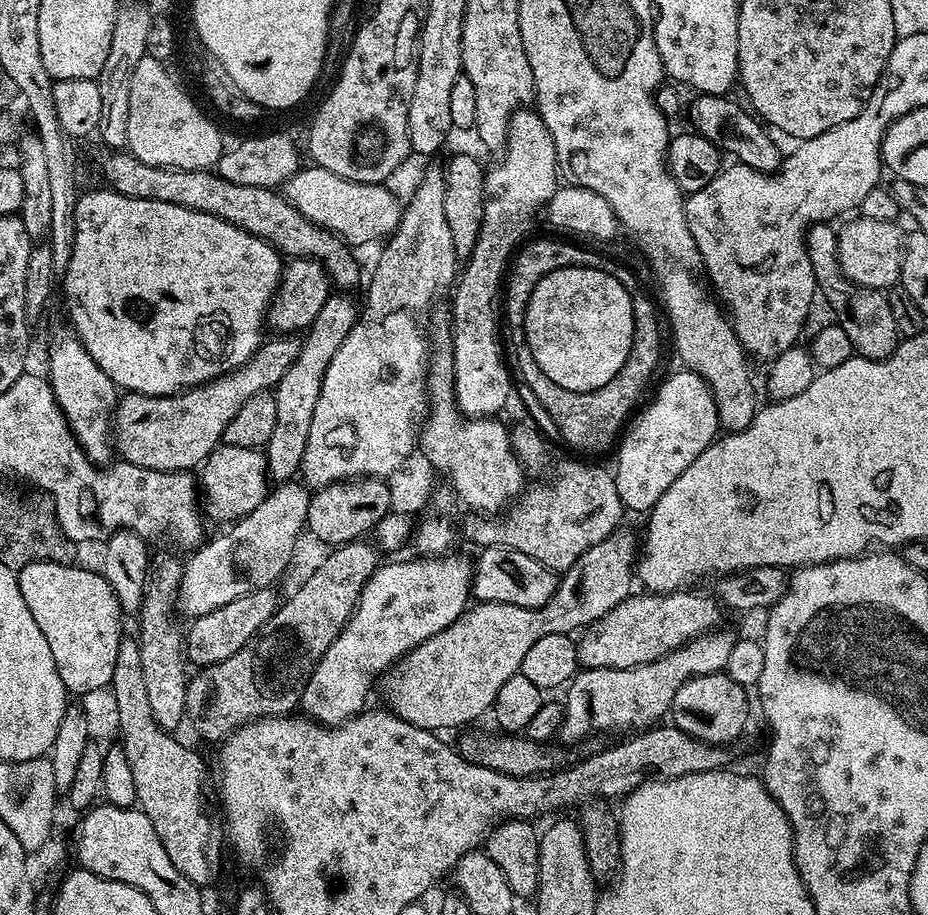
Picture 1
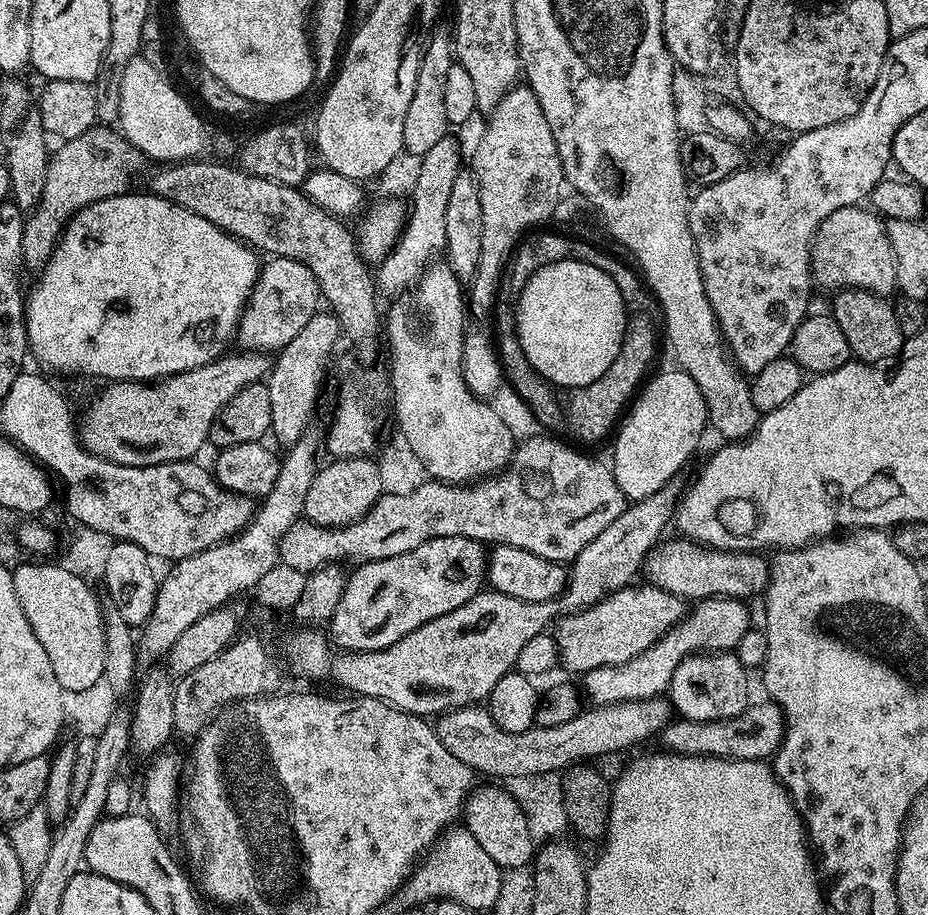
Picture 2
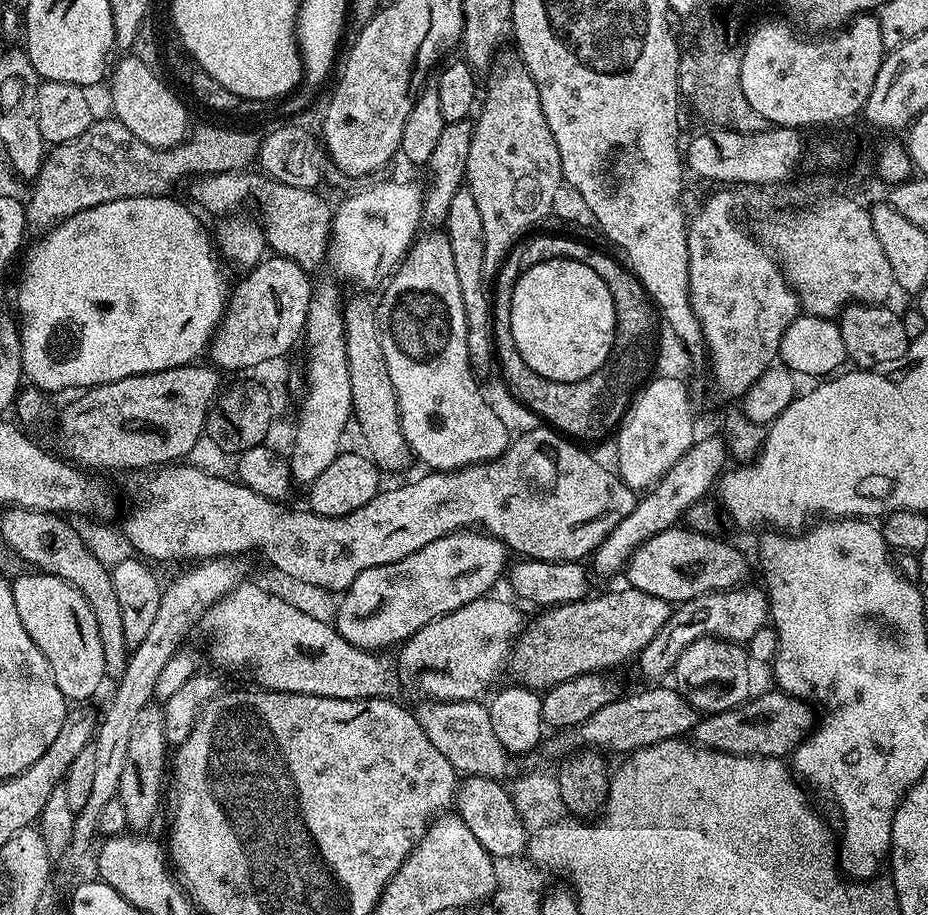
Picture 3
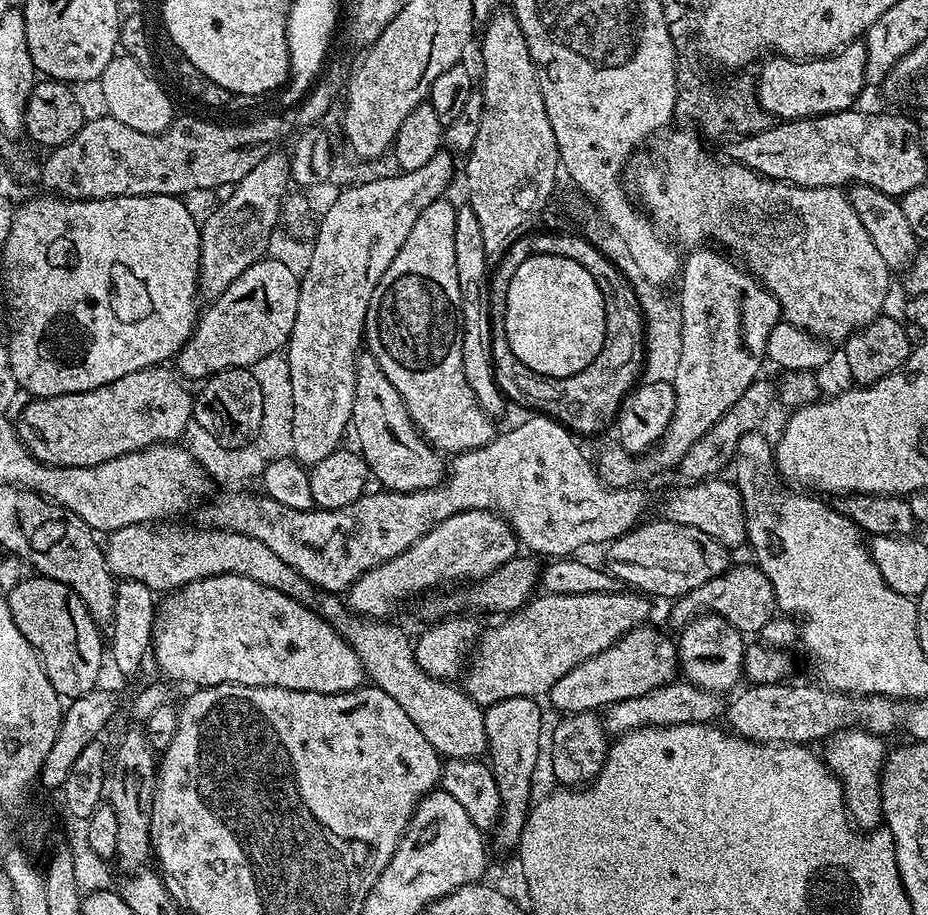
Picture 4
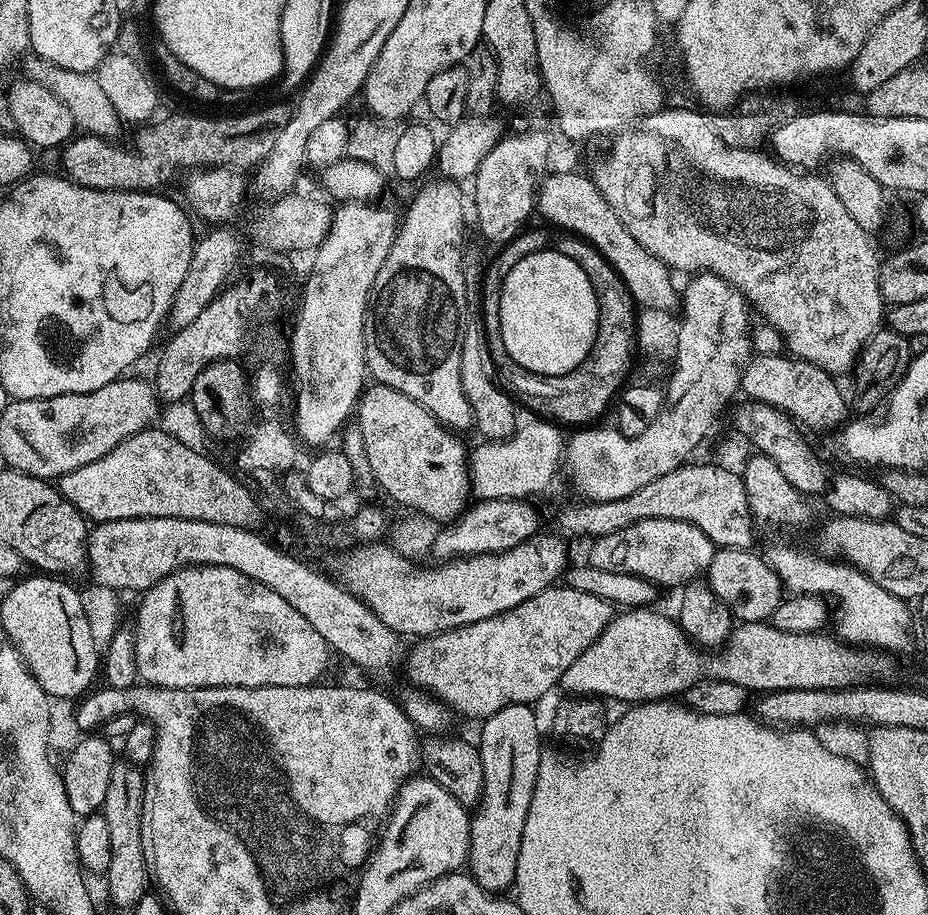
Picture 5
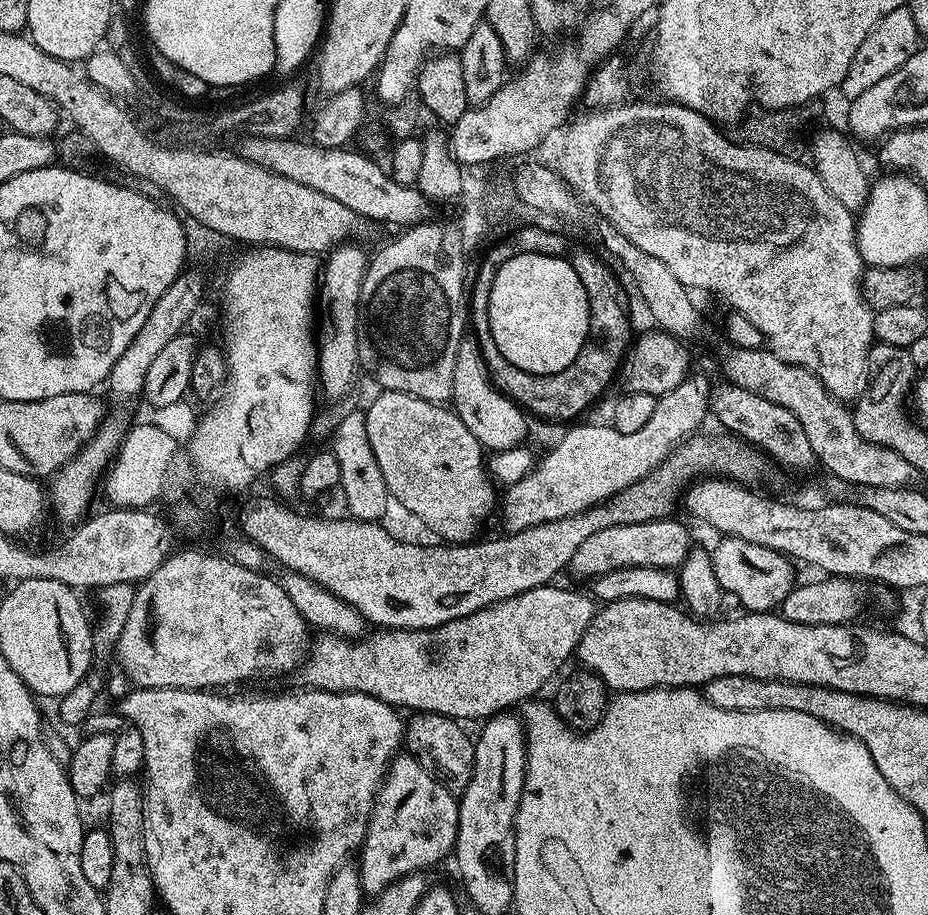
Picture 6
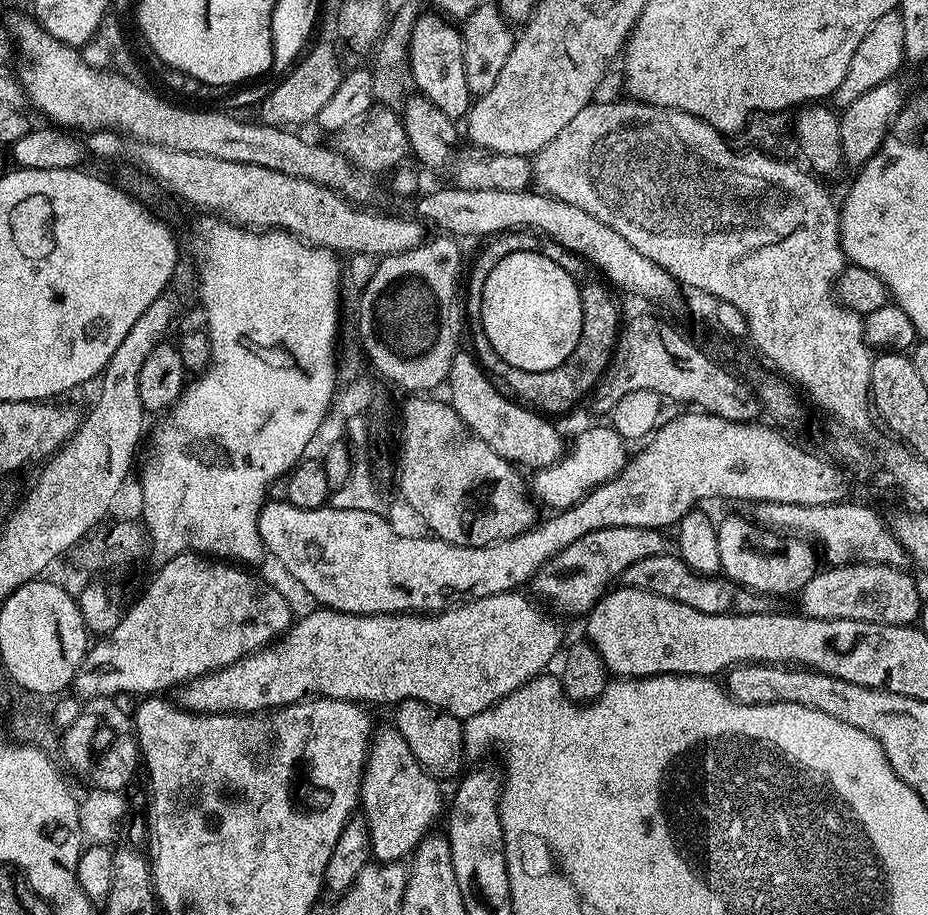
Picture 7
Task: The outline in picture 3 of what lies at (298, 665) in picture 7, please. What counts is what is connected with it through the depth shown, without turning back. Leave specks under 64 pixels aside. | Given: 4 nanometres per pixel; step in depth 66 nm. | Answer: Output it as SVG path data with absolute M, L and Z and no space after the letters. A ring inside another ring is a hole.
M623 586L617 592L595 594L578 602L548 606L536 621L529 623L524 633L516 639L510 657L510 672L517 676L519 683L525 688L547 690L556 684L566 682L570 678L578 678L591 672L603 673L604 668L612 668L623 660L639 657L641 650L666 626L672 616L673 605L662 598L654 598L654 594L646 594L631 586Z

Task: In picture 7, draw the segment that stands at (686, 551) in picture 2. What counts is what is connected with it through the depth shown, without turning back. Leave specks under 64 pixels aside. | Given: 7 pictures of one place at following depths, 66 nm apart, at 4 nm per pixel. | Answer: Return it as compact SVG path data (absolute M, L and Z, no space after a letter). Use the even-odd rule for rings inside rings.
M618 526L606 530L594 530L578 538L578 542L566 546L566 550L562 550L555 558L549 560L532 577L530 588L533 590L531 591L541 601L549 600L556 608L587 614L600 601L601 596L609 591L610 585L619 581L626 566L631 566L642 558L650 558L665 551L664 536L665 533L661 529L639 528L638 526Z

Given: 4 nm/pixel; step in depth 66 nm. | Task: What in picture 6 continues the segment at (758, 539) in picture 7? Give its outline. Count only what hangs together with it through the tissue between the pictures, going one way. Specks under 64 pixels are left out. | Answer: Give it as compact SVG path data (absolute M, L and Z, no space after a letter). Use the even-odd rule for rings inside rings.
M726 536L717 539L716 548L711 549L714 574L721 589L728 592L741 604L744 612L771 612L790 594L794 586L792 580L793 561L783 552L775 552L766 546L746 542L742 538Z

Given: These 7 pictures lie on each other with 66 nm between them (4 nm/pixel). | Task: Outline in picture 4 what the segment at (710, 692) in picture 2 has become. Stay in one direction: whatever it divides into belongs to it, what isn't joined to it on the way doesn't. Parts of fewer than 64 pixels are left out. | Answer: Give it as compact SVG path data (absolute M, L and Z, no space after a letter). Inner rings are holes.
M705 612L679 629L678 636L678 668L687 683L717 694L724 694L727 688L735 689L741 683L739 680L744 676L746 636L730 626L726 618Z

